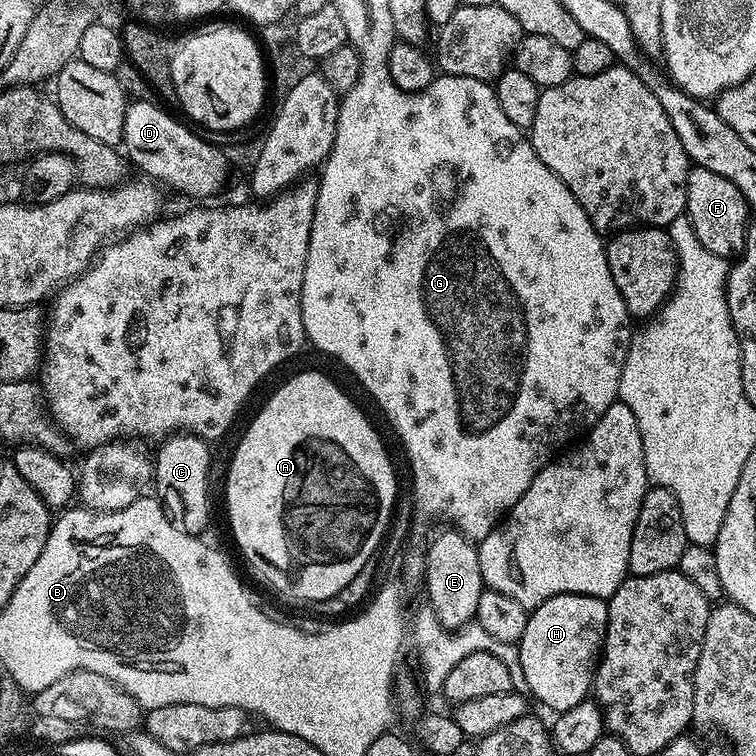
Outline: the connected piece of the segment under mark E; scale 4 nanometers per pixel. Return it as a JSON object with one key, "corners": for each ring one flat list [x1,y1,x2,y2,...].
{"corners":[[448,526,445,529,429,542,428,553,423,553,422,584,428,587,430,611,443,628,451,630,475,621,478,598,486,585,480,573,477,545,455,528]]}

